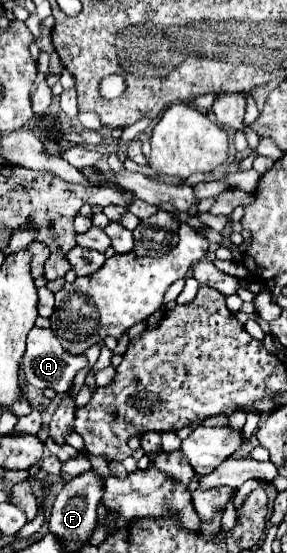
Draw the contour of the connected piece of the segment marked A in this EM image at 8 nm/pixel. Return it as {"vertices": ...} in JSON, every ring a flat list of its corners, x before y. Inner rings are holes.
{"vertices":[[33,328,27,336,27,350,25,350,25,356,23,356,23,362,21,362,21,372,25,376,25,380,35,386,35,388,53,388,55,392,63,394,69,390,75,374,89,366,87,358,83,354,79,356,73,356,69,354,67,350,63,350,61,342,57,340,55,332,53,330,43,330,43,328]]}

